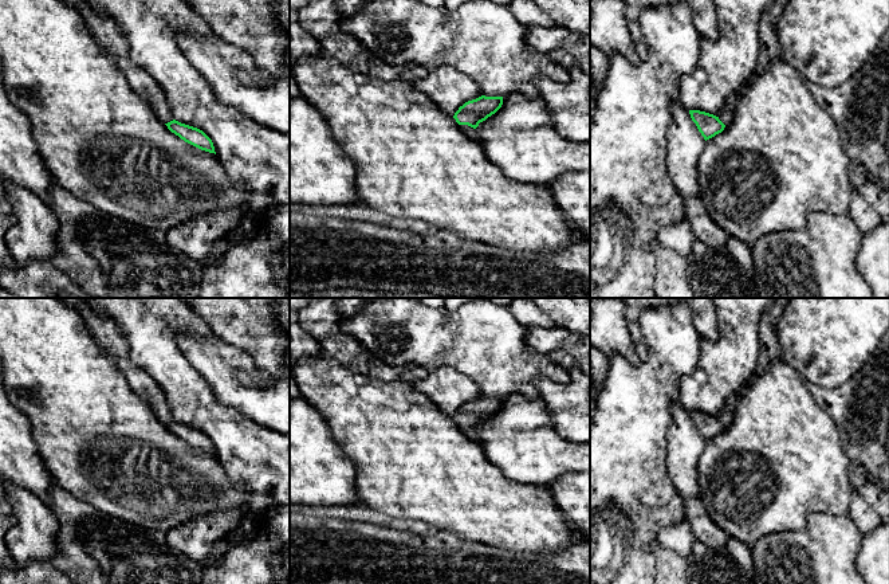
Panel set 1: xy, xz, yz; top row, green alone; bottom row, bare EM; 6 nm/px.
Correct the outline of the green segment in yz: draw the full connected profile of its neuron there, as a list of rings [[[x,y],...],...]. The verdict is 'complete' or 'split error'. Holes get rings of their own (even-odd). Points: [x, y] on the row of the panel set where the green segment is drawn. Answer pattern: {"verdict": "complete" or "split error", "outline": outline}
{"verdict": "split error", "outline": [[[731,95],[717,117],[700,110],[689,110],[692,121],[705,141],[721,133],[731,124],[737,99],[736,95]]]}

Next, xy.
{"verdict": "split error", "outline": [[[82,0],[63,1],[83,16],[94,39],[113,56],[131,89],[150,103],[157,118],[185,142],[216,154],[212,140],[202,130],[174,119],[162,87],[145,68],[131,60],[129,43],[119,24],[111,16],[101,16],[97,9],[93,9]]]}

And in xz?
{"verdict": "split error", "outline": [[[481,95],[460,106],[453,118],[460,125],[460,129],[467,137],[480,141],[476,128],[480,122],[495,114],[501,107],[501,105],[503,97]]]}

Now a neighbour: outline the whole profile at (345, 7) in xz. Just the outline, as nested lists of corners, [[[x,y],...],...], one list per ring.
[[[337,0],[335,8],[341,15],[346,17],[357,13],[363,4],[370,1],[373,0]]]

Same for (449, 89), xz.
[[[448,64],[412,83],[430,98],[444,114],[451,117],[465,102],[483,95],[479,85],[471,77]]]

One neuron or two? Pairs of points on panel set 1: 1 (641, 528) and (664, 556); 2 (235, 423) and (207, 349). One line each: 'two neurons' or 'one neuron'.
1: two neurons
2: two neurons

